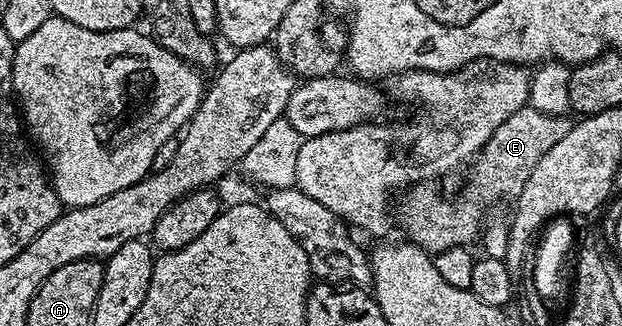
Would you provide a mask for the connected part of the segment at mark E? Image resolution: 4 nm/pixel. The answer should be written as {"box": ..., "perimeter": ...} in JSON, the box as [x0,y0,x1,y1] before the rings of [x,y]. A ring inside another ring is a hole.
{"box":[398,106,572,254],"perimeter":[[[529,106],[517,109],[513,114],[509,114],[509,118],[505,118],[505,122],[501,122],[501,126],[497,126],[497,130],[493,130],[493,134],[489,138],[489,142],[485,142],[485,146],[480,150],[479,155],[475,157],[470,165],[471,173],[467,176],[467,185],[463,188],[463,193],[455,200],[455,208],[447,200],[439,197],[439,192],[430,183],[412,184],[398,197],[399,200],[399,216],[407,223],[407,228],[411,231],[409,236],[410,243],[416,244],[418,248],[424,248],[428,254],[434,254],[441,250],[449,250],[452,246],[471,246],[480,239],[481,229],[485,224],[487,208],[494,206],[498,200],[514,198],[518,196],[519,191],[525,186],[525,182],[529,182],[529,174],[533,174],[533,166],[537,166],[537,162],[541,162],[541,158],[545,154],[549,154],[549,150],[553,150],[553,146],[557,146],[557,142],[561,142],[561,138],[565,138],[565,134],[569,134],[572,121],[567,116],[554,116],[553,114],[545,114],[541,110],[533,110]]]}

